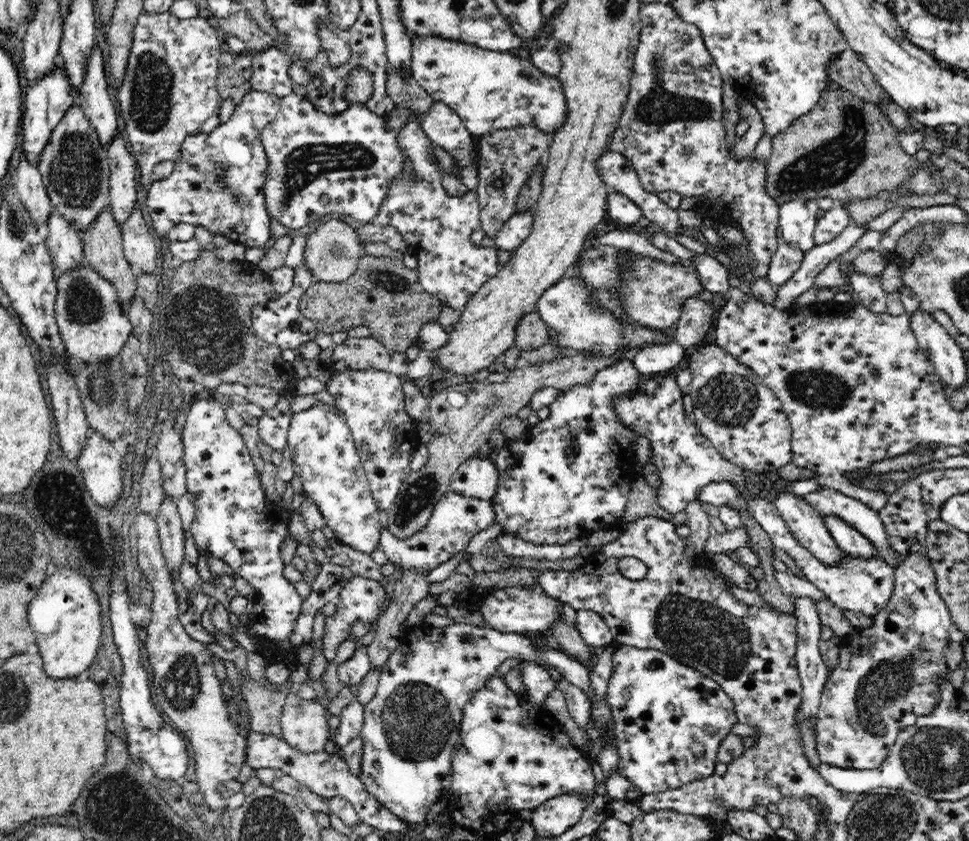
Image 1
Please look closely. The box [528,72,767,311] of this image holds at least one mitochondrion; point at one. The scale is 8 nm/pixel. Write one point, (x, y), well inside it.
(653, 106)

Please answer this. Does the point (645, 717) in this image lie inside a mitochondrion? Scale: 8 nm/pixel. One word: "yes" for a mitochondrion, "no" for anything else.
no

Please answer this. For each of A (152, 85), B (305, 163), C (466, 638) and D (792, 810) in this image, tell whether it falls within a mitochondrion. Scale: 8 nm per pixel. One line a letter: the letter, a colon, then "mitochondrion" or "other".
A: mitochondrion
B: mitochondrion
C: other
D: other

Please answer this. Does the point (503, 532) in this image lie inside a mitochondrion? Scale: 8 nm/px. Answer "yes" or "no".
no

